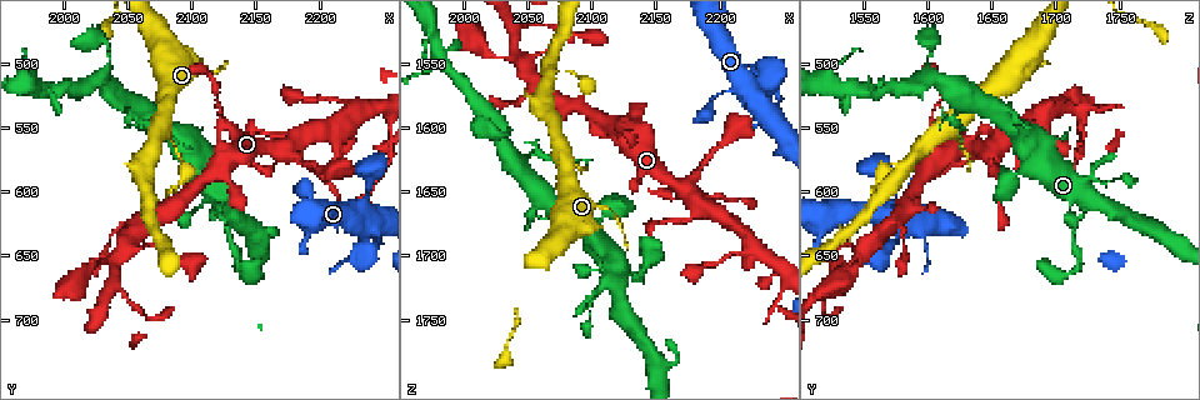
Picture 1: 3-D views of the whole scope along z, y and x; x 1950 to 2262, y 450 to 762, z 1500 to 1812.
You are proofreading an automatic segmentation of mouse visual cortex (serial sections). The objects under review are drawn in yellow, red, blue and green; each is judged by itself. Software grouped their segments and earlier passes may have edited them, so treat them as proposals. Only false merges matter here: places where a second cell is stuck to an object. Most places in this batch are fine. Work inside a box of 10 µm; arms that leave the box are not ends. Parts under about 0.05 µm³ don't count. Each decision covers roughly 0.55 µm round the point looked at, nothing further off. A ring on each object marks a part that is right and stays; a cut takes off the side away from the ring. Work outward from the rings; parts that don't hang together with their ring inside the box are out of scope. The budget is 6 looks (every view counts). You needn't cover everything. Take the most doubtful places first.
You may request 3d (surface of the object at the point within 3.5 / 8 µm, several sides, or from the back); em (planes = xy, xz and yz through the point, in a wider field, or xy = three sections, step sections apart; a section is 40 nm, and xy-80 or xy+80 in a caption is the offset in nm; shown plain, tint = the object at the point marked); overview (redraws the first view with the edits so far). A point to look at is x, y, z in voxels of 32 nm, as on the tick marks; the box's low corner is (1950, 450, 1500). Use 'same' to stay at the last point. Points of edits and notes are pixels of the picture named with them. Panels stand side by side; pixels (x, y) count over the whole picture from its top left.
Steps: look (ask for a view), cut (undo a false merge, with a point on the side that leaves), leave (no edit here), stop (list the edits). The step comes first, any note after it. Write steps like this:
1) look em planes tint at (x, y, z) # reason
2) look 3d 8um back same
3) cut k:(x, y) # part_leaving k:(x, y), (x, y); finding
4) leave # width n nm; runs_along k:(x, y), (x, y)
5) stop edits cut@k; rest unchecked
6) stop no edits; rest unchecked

look 3d 8um at (2040, 656, 1544) # thin arm on a thick one

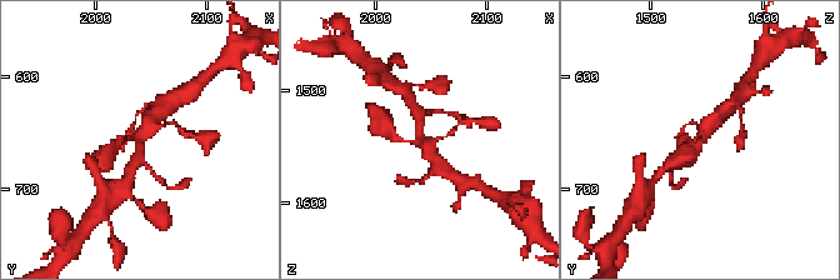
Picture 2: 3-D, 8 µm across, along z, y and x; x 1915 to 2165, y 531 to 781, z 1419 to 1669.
look em xy step 2 tint same # arms 4; arm_widths 100, 200, 300, 350 nm

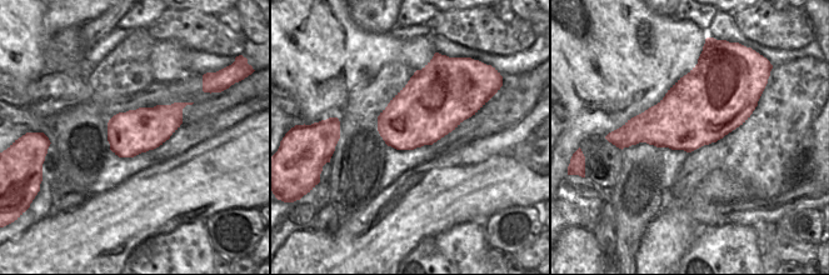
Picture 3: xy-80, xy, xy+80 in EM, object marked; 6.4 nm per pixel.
leave # runs_along 2:(158, 113), (110, 153); all the same cell

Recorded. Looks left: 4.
look 3d 3.5um at (2190, 602, 1586) # calibre changes

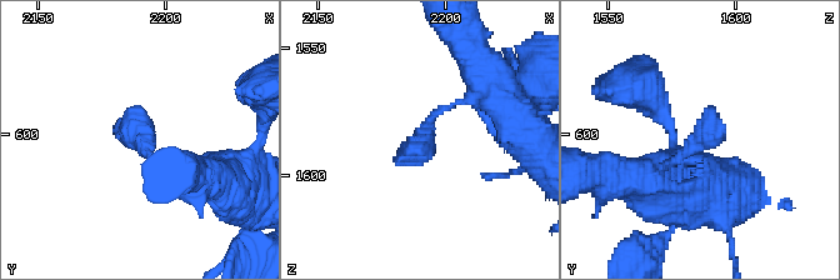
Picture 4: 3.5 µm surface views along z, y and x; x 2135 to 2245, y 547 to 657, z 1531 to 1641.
look em xy step 1 tint at (2190, 602, 1585)

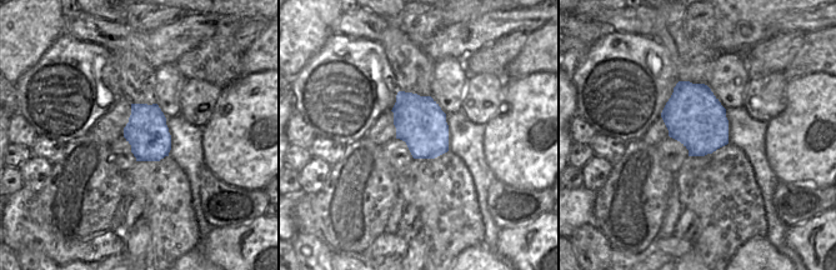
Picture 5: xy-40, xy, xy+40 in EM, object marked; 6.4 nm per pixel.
look em xy step 3 tint same # another direction

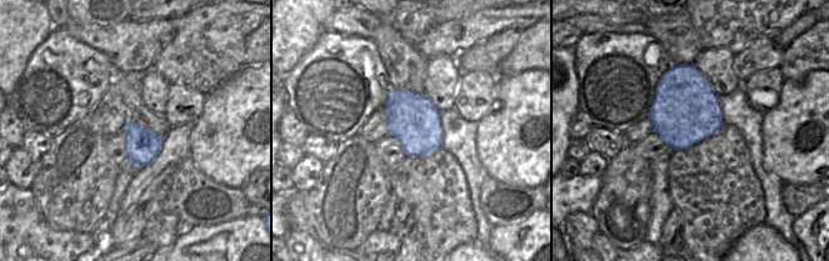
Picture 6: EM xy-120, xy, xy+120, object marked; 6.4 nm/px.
leave # all the same cell

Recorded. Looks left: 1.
stop no edits; rest unchecked

